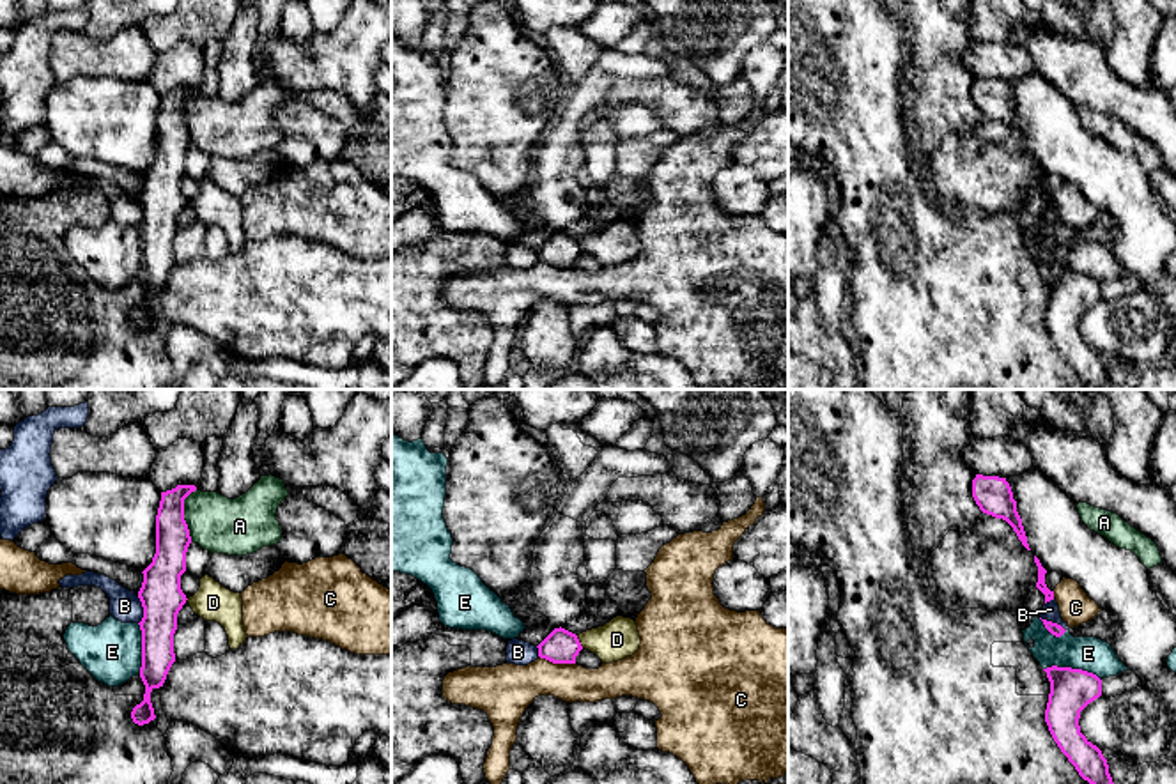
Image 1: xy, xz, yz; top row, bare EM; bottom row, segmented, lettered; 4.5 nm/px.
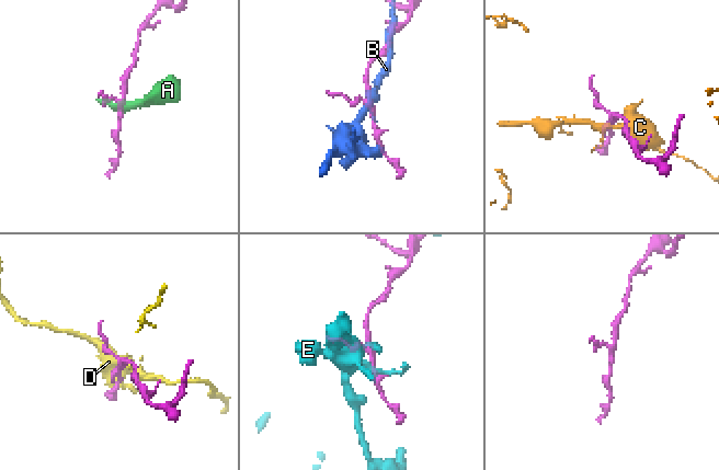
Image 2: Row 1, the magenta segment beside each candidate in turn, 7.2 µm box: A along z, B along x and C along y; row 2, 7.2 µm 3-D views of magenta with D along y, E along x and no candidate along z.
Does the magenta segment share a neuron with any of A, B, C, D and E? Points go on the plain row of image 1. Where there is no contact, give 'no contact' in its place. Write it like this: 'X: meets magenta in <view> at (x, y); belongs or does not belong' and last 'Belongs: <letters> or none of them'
A: meets magenta in xy at (183, 117); does not belong
B: meets magenta in xy at (144, 215); does not belong
C: meets magenta in xz at (557, 266); does not belong
D: meets magenta in xz at (578, 245); does not belong
E: meets magenta in yz at (1072, 273); does not belong
Belongs: none of them

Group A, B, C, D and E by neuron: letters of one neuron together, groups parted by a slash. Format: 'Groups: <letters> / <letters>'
Groups: A / B / C / D / E

